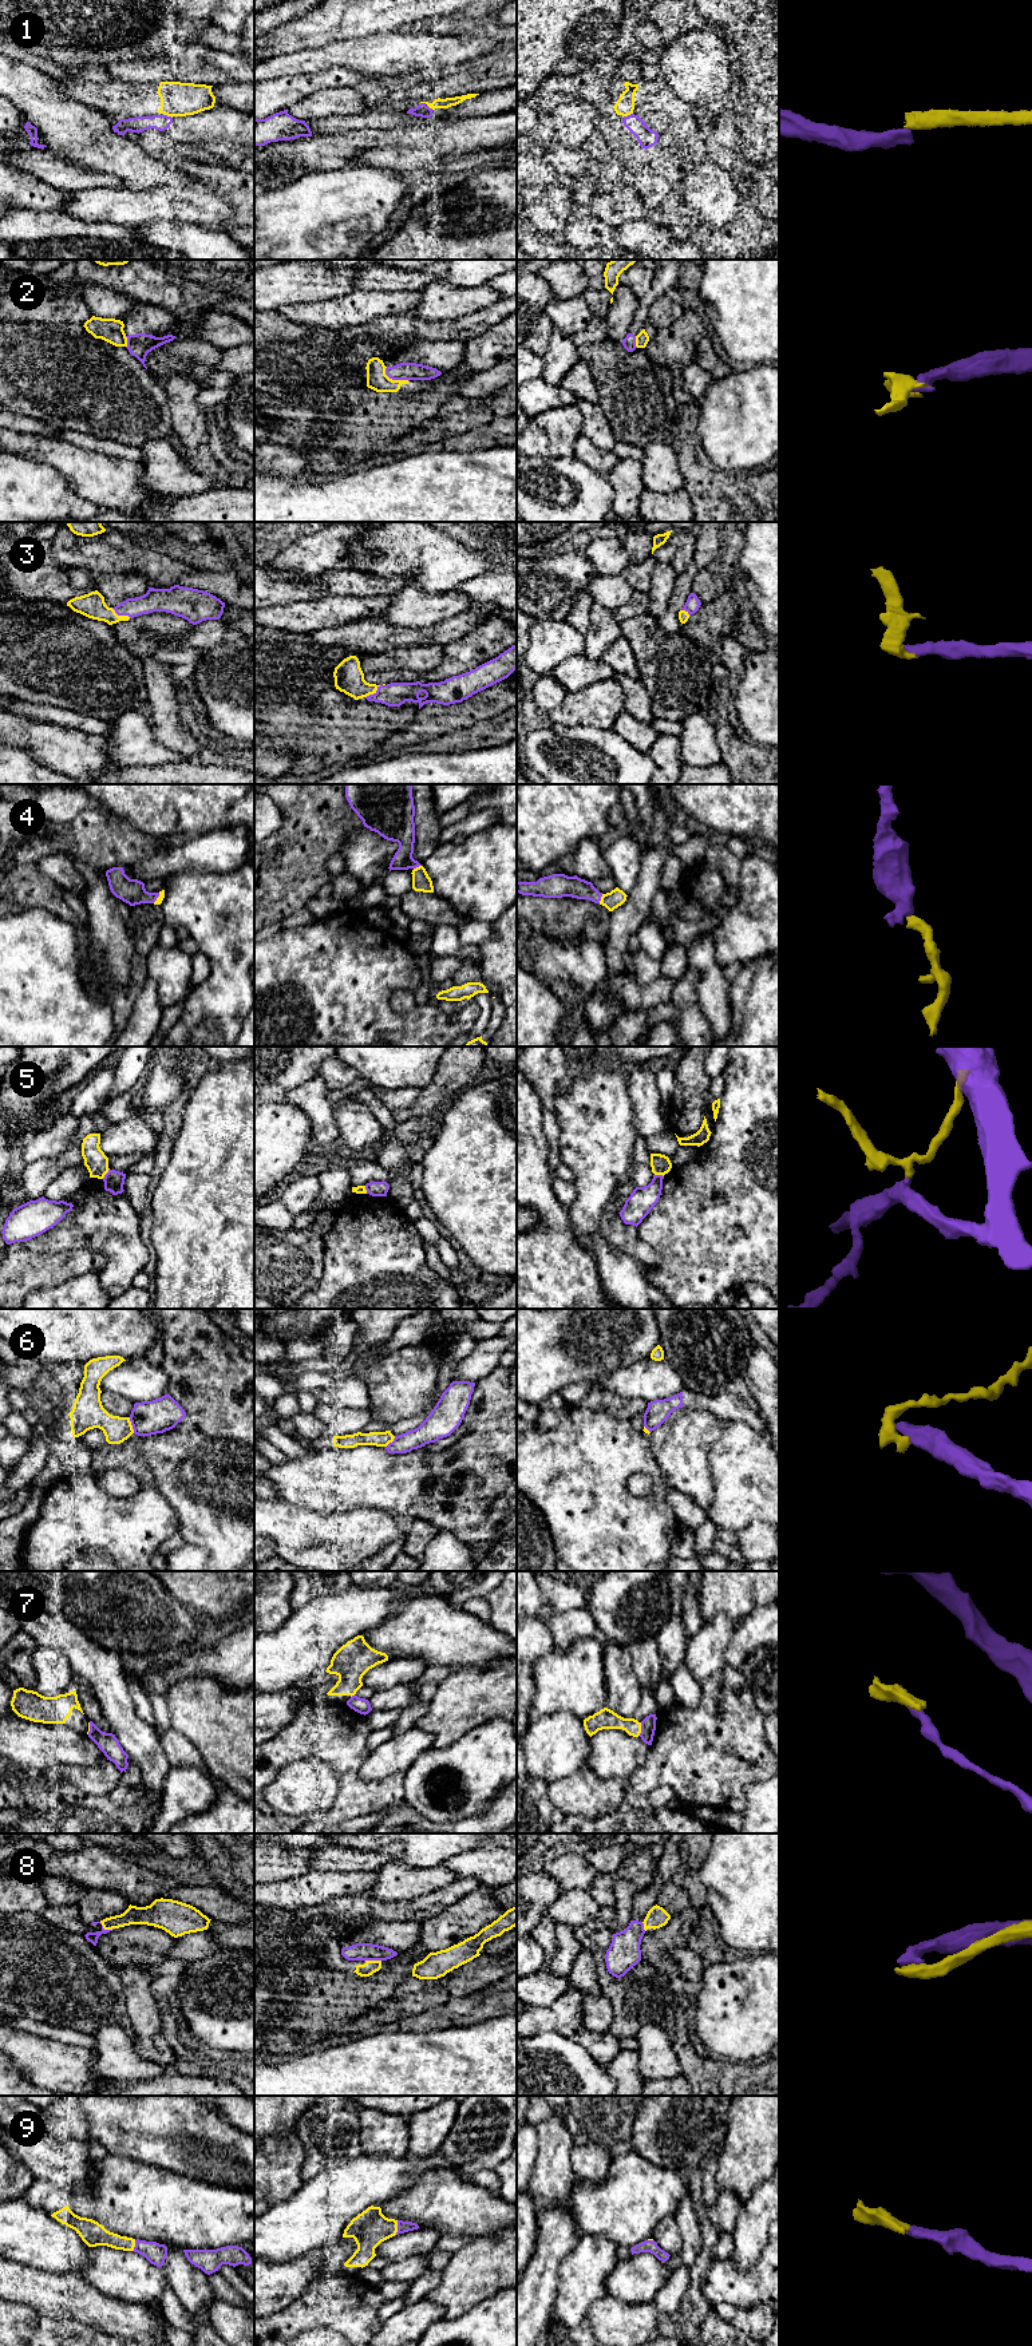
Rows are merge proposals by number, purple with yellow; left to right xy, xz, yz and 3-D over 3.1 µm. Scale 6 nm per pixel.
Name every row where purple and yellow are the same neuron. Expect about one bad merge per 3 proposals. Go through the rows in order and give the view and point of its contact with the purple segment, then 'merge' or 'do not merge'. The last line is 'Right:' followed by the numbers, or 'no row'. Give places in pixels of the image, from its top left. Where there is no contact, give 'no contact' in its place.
1: contact yz (628, 115); do not merge
2: contact xz (395, 379); do not merge
3: contact xy (121, 614); merge
4: contact yz (600, 898); merge
5: contact xy (106, 1174); do not merge
6: contact xy (133, 1425); do not merge
7: contact yz (641, 1729); do not merge
8: contact xy (106, 1930); do not merge
9: contact xz (398, 2227); merge
Right: 3, 4, 9

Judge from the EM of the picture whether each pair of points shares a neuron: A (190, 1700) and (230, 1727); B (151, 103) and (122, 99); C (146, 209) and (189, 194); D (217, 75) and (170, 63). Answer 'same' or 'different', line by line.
A: same
B: same
C: same
D: same

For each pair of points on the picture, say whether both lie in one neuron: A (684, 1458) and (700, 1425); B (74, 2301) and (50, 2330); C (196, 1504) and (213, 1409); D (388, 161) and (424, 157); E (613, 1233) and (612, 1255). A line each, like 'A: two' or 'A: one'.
A: one
B: two
C: one
D: one
E: two

